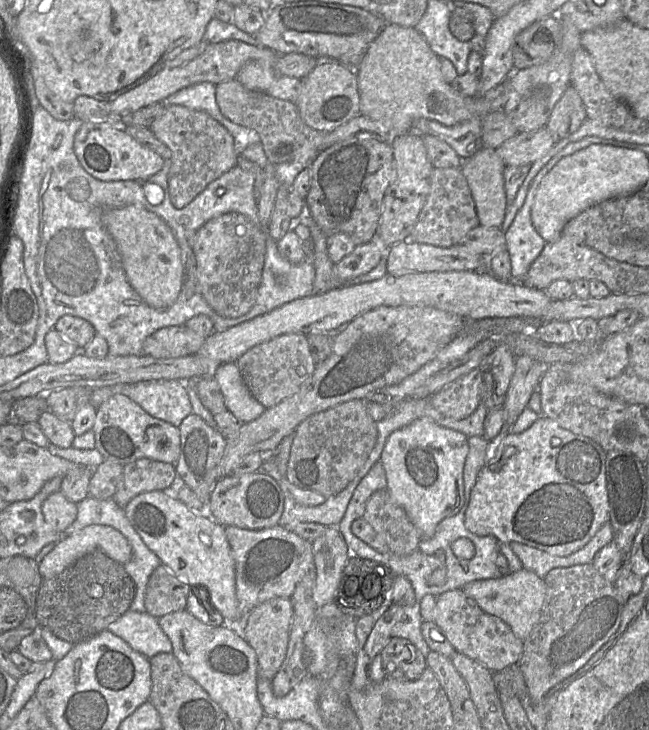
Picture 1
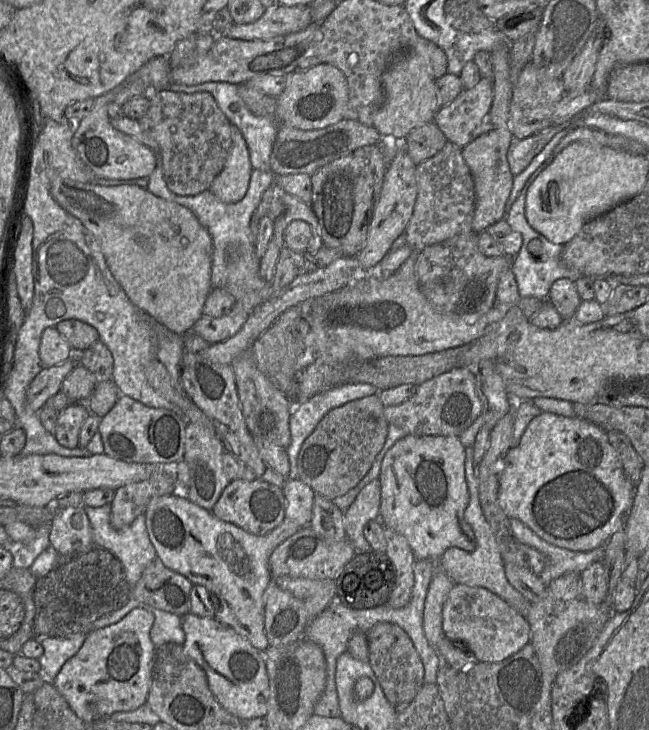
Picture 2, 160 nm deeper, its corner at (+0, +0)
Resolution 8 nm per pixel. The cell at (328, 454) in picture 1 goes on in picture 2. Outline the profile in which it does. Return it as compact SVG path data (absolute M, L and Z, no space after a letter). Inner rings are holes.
M372 395L330 410L302 444L296 479L329 500L354 488L371 469L385 444L389 424L384 416L384 407L379 396Z

